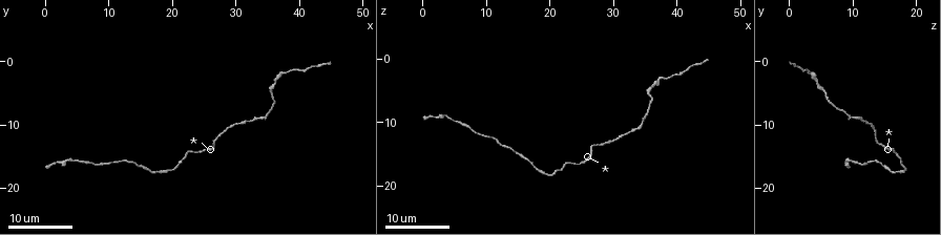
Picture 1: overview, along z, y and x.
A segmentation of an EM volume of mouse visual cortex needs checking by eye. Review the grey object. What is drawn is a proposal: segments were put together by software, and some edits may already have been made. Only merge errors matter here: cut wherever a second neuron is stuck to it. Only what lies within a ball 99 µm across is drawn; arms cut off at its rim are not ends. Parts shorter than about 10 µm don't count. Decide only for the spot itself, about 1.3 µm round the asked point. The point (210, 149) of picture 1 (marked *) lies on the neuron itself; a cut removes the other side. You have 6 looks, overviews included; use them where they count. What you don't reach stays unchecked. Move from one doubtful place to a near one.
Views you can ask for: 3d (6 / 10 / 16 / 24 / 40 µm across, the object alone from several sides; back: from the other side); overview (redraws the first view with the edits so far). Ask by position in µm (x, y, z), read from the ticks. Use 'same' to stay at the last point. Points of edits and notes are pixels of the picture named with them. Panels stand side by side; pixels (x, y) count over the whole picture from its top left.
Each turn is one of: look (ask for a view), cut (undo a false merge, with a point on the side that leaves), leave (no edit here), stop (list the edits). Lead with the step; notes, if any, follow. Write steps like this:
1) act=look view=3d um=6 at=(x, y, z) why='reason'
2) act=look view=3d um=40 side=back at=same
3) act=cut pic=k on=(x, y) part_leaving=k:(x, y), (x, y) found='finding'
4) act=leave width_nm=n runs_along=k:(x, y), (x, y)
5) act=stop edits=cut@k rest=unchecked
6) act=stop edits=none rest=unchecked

act=look view=3d um=24 at=(20.0, 17.0, 18.5) why='thick turns thin'

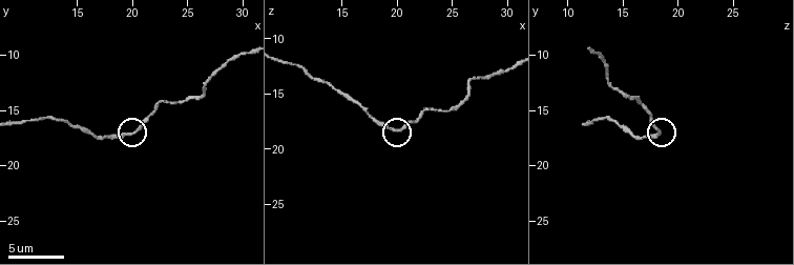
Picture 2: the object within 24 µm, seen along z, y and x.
act=look view=3d um=6 at=(19.8, 17.0, 18.4)

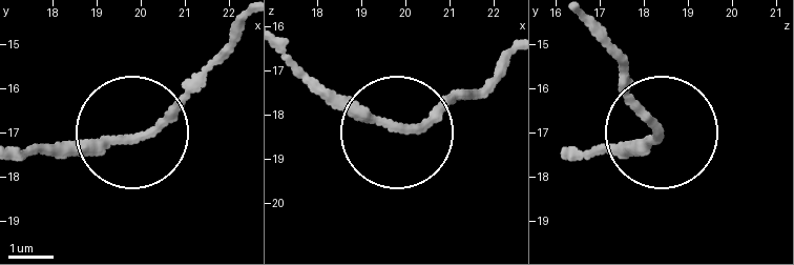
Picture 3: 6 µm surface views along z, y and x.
act=leave runs_along=3:(585, 20), (656, 134), (646, 144), (570, 144) found='all the same neuron'

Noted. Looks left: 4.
act=look view=3d um=24 at=(34.5, 9.0, 10.0) why='thick turns thin'

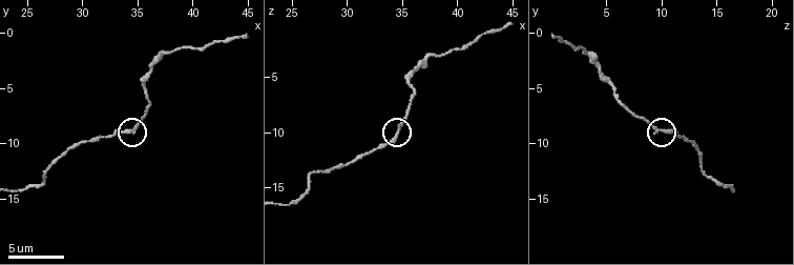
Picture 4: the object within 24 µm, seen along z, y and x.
act=look view=3d um=10 at=(34.2, 9.0, 10.6) why='closer look'

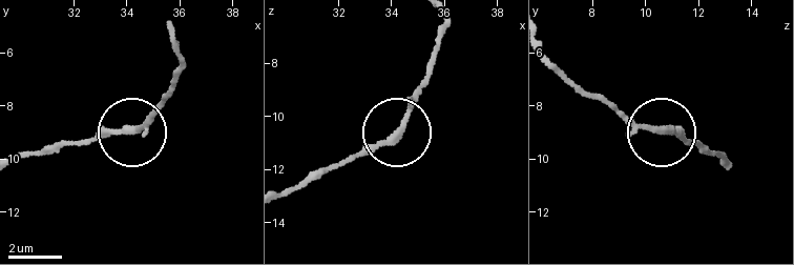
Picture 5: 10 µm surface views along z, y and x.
act=look view=3d um=10 side=back at=(34.4, 8.9, 10.5)

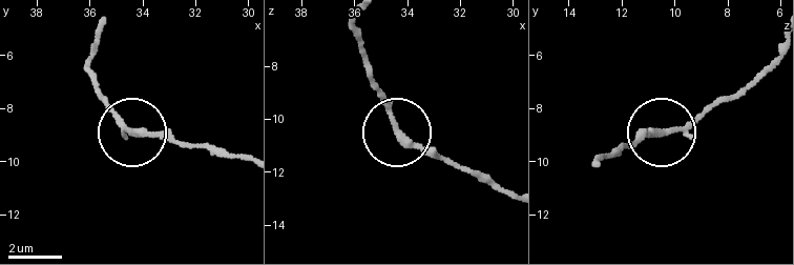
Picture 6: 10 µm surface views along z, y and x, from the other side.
act=leave runs_along=6:(599, 162), (638, 137), (698, 119), (724, 99) found='one neuron here'

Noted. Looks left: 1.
act=stop edits=none rest=unchecked

